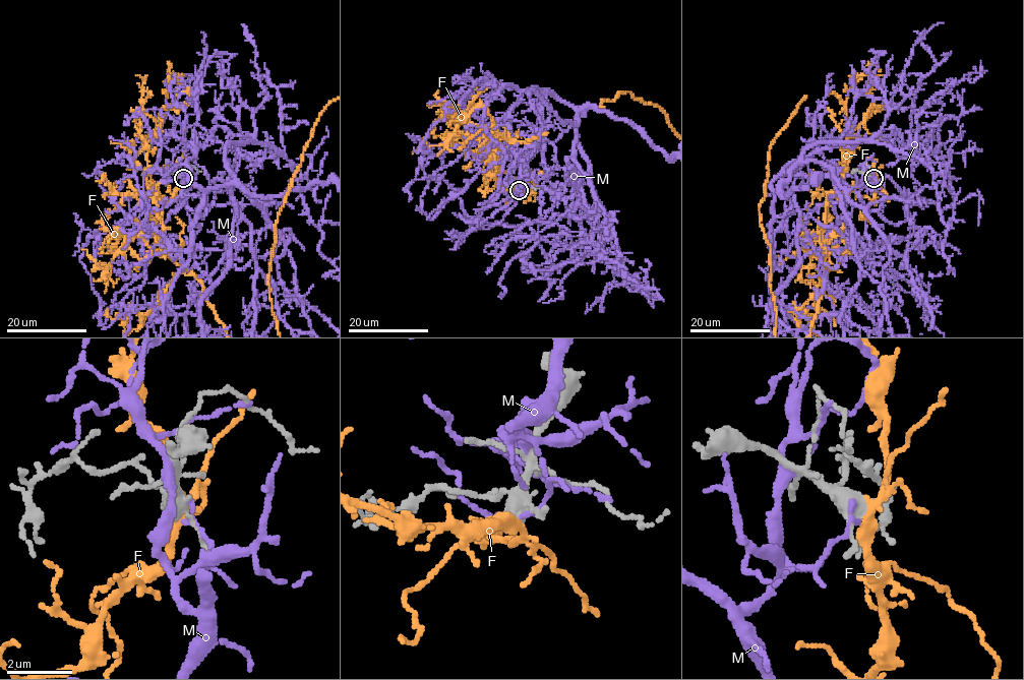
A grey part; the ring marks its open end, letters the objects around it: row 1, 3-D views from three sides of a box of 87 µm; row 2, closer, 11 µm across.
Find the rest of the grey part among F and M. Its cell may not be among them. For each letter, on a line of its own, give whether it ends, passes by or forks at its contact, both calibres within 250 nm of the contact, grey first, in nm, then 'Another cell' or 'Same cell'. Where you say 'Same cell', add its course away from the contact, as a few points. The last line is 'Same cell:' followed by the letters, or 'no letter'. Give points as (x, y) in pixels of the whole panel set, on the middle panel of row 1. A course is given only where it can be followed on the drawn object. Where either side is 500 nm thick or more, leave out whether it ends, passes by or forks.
F: It forks there. Thickness 400 nm (grey) against 280 nm. Another cell
M: It ends there. Thickness 280 nm (grey) against 160 nm. Another cell
Same cell: no letter

